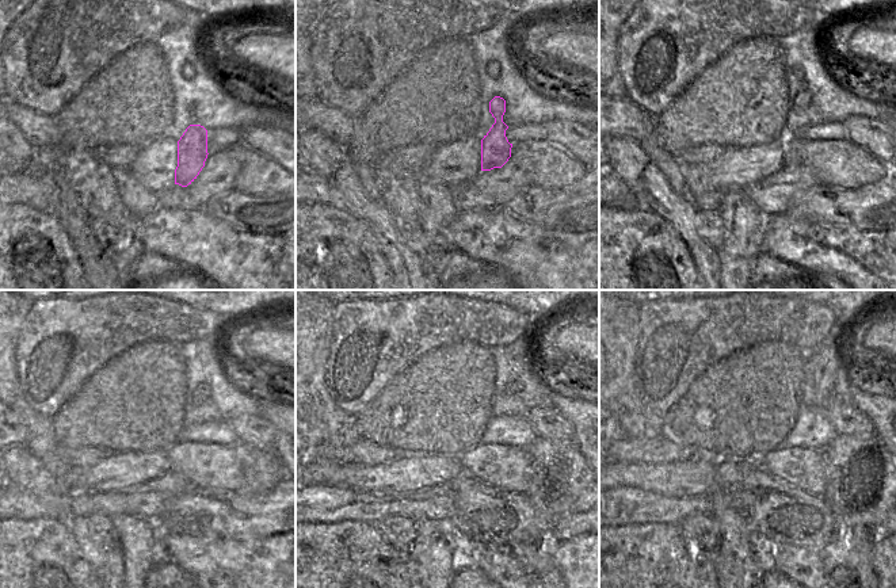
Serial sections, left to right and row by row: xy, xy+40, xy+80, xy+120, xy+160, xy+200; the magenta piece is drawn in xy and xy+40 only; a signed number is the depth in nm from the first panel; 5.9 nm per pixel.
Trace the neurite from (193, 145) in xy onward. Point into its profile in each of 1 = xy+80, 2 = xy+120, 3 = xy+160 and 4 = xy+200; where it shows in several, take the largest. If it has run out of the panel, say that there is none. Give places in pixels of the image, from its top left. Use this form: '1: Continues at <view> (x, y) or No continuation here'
1: Continues at xy+80 (803, 99)
2: Continues at xy+120 (202, 392)
3: Continues at xy+160 (513, 386)
4: Continues at xy+200 (830, 370).

